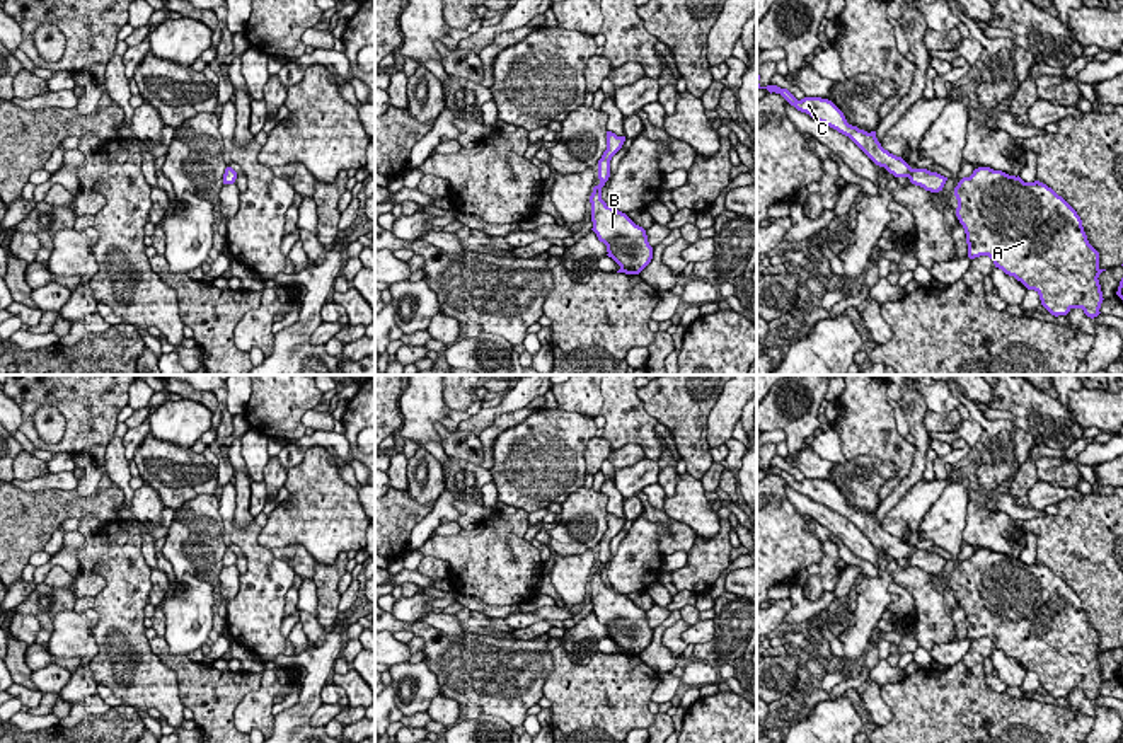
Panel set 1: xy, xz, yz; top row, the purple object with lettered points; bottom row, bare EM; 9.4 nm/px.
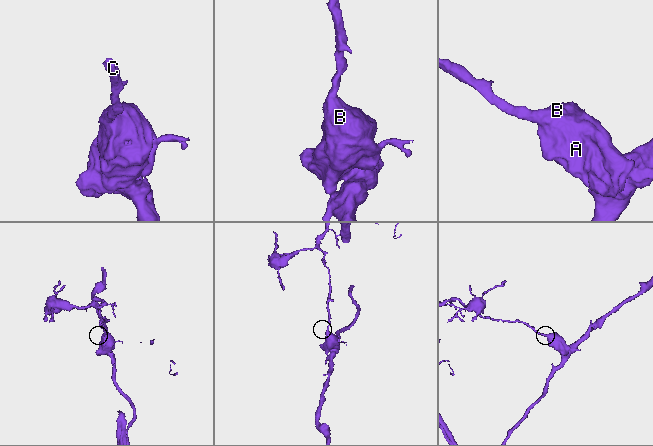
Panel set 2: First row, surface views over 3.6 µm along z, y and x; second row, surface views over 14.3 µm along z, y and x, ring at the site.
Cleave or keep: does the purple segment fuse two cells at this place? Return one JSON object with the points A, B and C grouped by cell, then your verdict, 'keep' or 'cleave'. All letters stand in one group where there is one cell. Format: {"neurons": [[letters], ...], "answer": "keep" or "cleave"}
{"neurons": [["A", "B"], ["C"]], "answer": "cleave"}

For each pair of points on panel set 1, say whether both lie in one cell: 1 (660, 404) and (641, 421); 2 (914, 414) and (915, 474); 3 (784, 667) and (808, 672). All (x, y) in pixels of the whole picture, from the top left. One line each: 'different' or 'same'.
1: different
2: same
3: different

